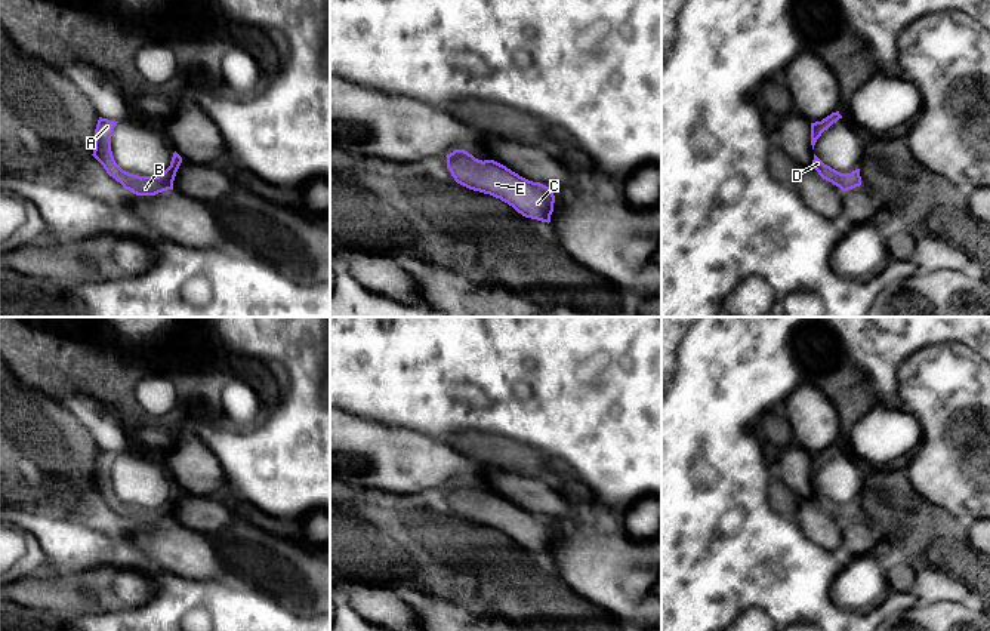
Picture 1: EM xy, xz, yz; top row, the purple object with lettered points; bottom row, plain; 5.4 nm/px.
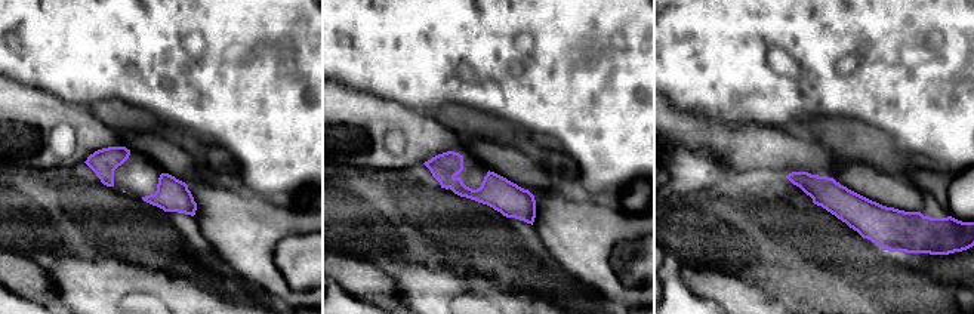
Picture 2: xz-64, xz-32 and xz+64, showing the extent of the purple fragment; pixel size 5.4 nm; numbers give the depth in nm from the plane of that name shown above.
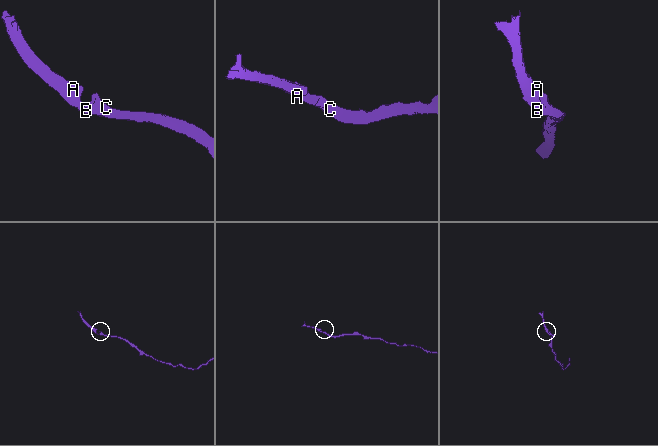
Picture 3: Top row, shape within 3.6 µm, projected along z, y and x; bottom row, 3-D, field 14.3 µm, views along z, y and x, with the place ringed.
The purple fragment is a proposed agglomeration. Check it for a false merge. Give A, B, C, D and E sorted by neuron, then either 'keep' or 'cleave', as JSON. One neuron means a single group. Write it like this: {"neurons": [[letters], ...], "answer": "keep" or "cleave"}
{"neurons": [["A", "B", "C", "D", "E"]], "answer": "keep"}

